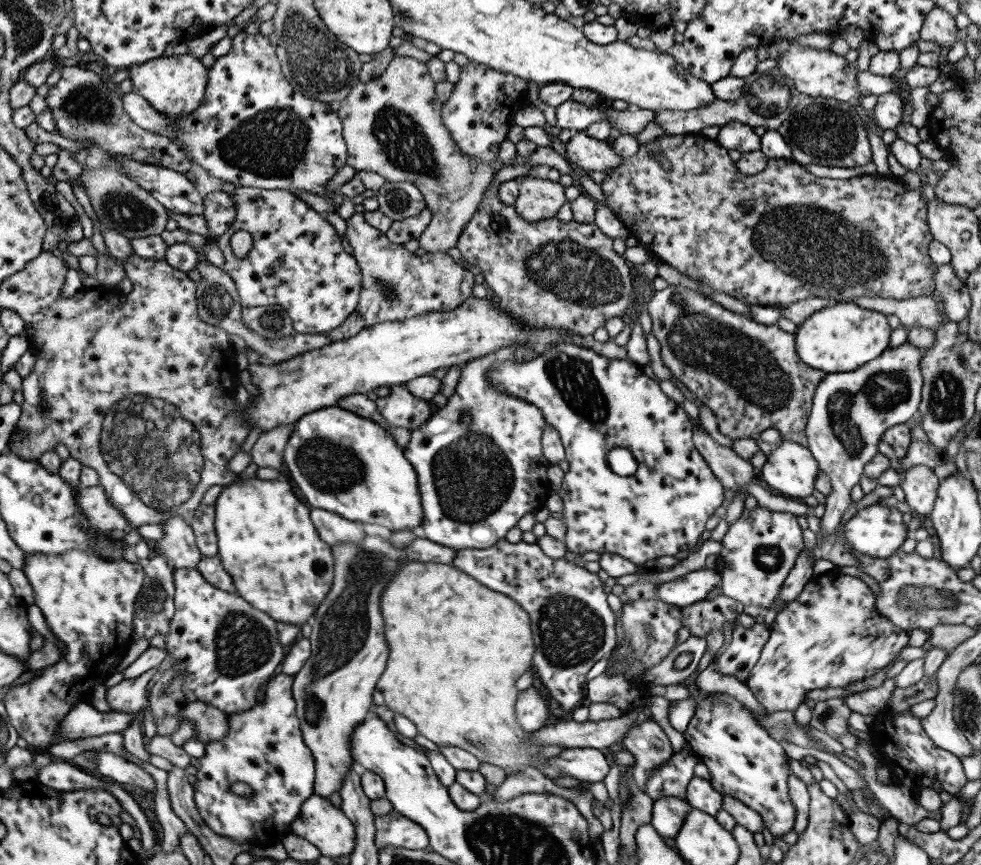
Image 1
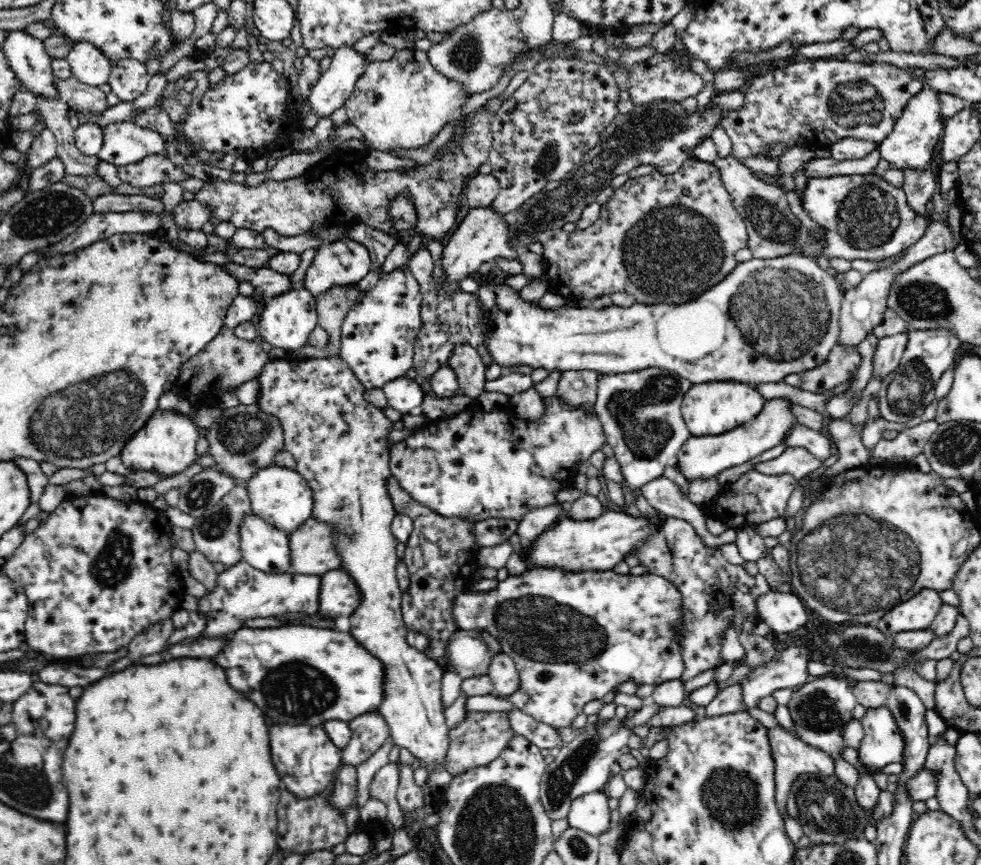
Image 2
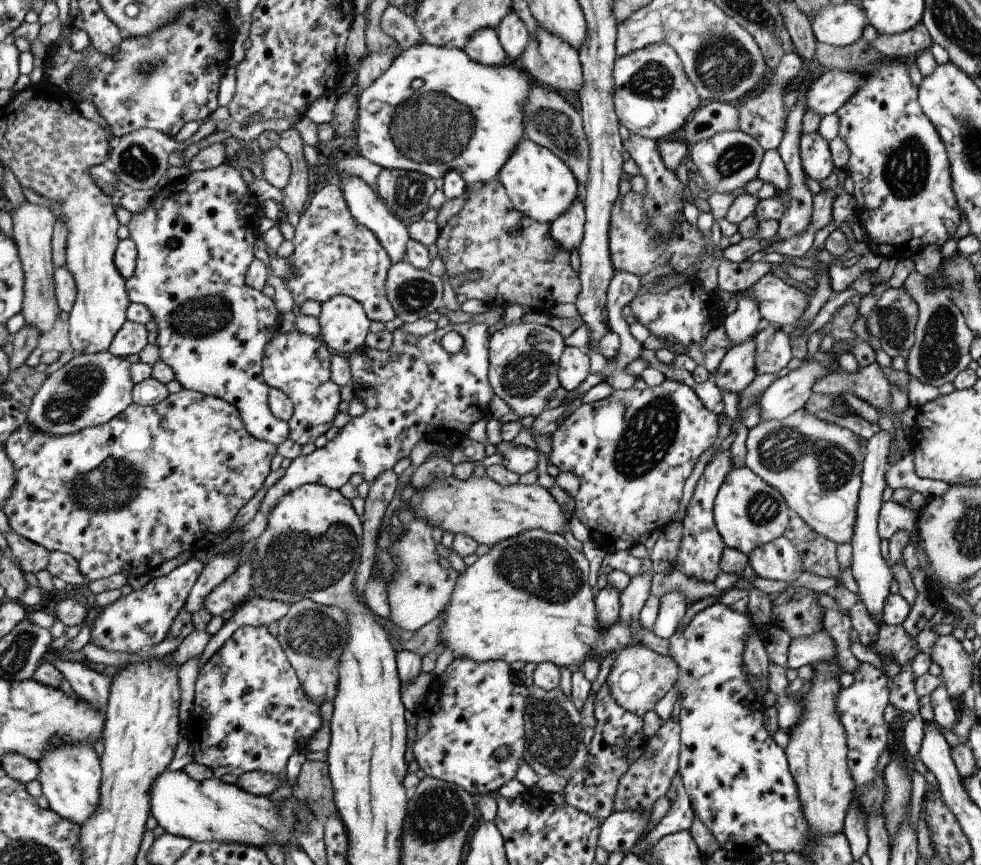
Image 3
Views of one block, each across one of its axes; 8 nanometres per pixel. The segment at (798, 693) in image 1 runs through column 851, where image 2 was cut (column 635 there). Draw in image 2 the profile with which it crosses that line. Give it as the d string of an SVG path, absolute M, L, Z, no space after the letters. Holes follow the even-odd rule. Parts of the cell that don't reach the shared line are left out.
M540 564L528 567L522 574L509 574L500 581L495 589L482 591L466 588L454 596L451 604L451 615L455 626L462 630L478 630L487 632L500 643L502 652L514 659L520 673L520 688L516 694L508 696L515 706L524 714L551 726L552 728L570 728L574 718L582 714L584 704L592 700L602 700L619 682L632 680L636 684L659 685L668 680L681 680L683 674L683 656L677 643L677 634L673 626L679 621L680 599L674 585L661 576L643 574L632 576L622 574L616 570L581 570L578 572L566 571L562 567L550 567Z

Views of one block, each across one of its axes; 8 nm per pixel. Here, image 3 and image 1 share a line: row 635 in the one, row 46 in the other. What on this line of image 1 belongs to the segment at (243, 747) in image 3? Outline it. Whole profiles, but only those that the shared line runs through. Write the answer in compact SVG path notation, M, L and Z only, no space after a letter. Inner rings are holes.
M242 29L230 39L231 50L215 57L213 65L207 68L207 86L201 104L191 114L179 116L177 124L169 123L167 117L151 108L133 90L121 94L125 114L143 130L174 140L192 162L216 179L242 187L289 192L305 190L329 198L333 192L325 188L325 183L346 161L341 119L329 109L328 103L303 96L282 77L275 47L271 46L267 37L261 36L261 32L247 35Z

